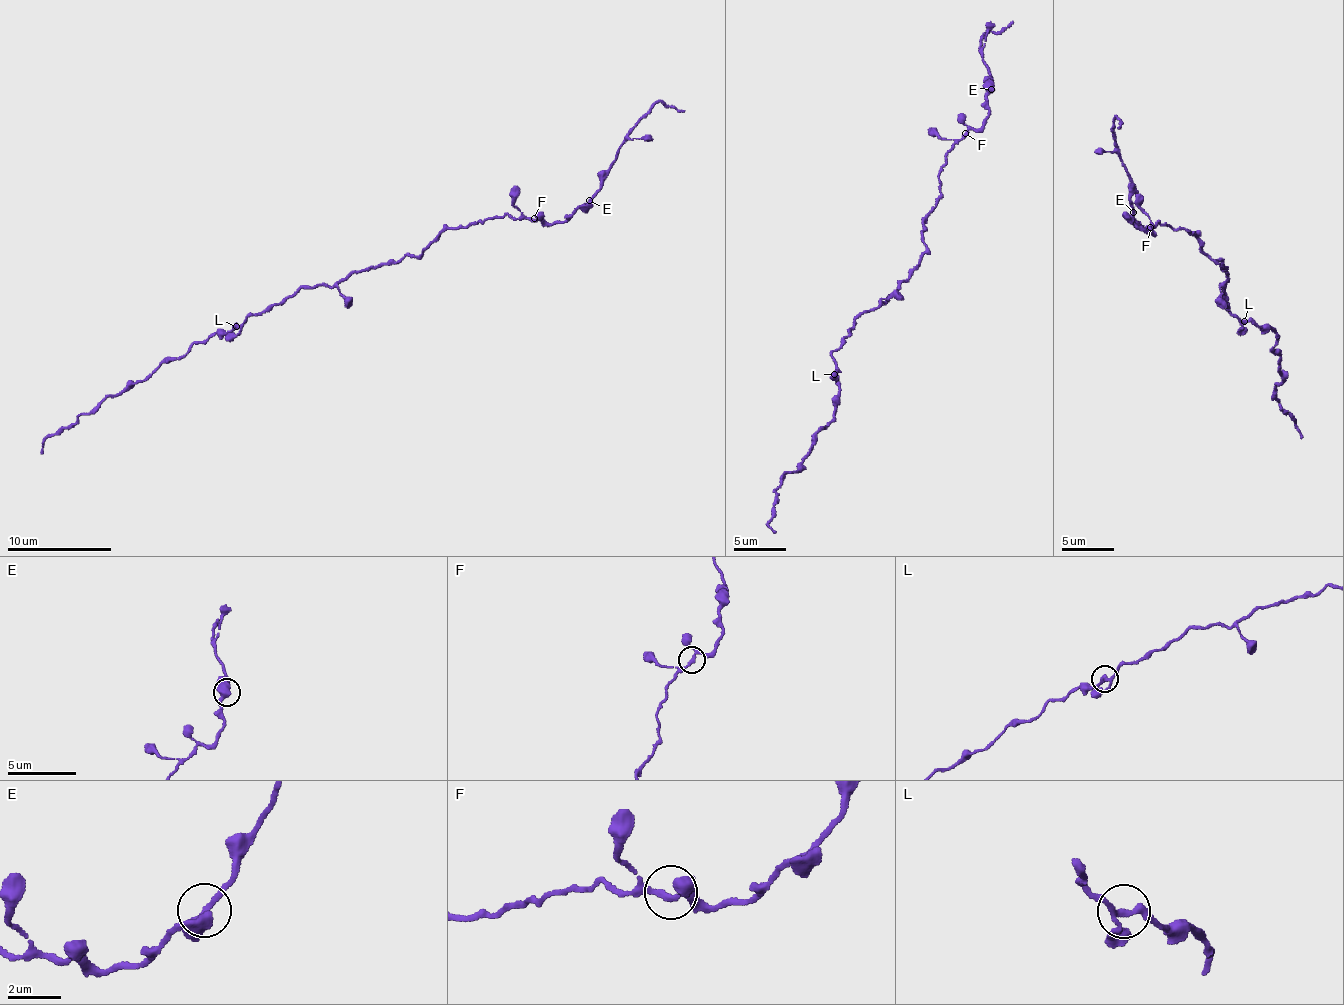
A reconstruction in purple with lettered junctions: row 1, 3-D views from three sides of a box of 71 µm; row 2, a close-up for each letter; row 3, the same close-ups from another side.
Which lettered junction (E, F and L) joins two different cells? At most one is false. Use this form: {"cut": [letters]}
{"cut": []}

